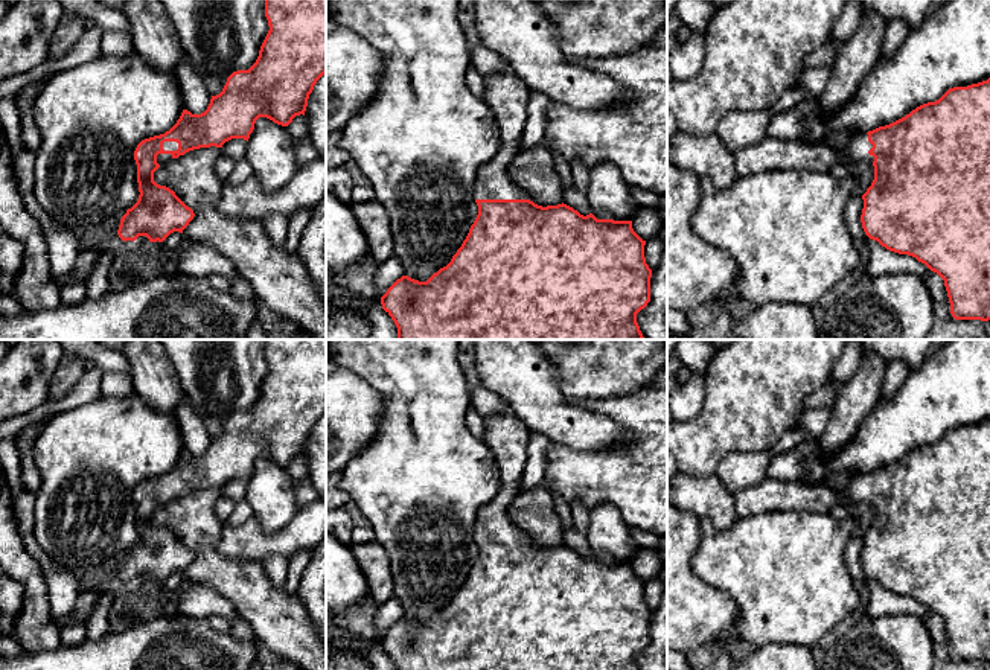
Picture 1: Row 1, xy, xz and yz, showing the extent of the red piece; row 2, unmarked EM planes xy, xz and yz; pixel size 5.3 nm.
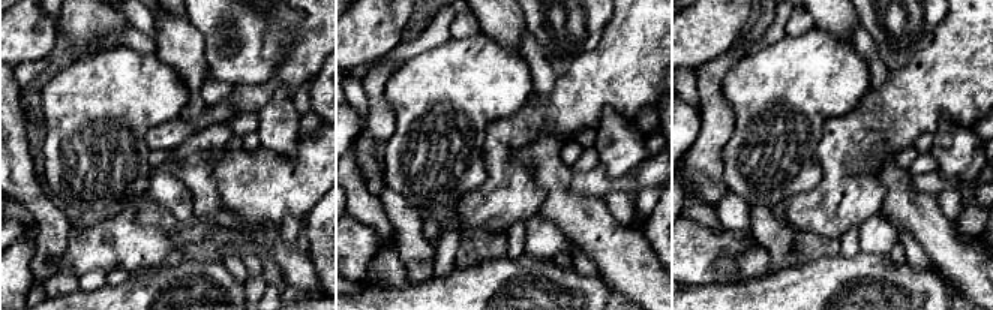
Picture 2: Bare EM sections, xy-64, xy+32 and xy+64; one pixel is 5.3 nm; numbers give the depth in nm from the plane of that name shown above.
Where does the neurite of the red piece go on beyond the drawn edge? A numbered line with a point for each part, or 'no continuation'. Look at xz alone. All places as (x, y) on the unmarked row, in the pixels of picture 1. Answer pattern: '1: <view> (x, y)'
1: xz (506, 436)

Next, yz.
1: yz (768, 495)

